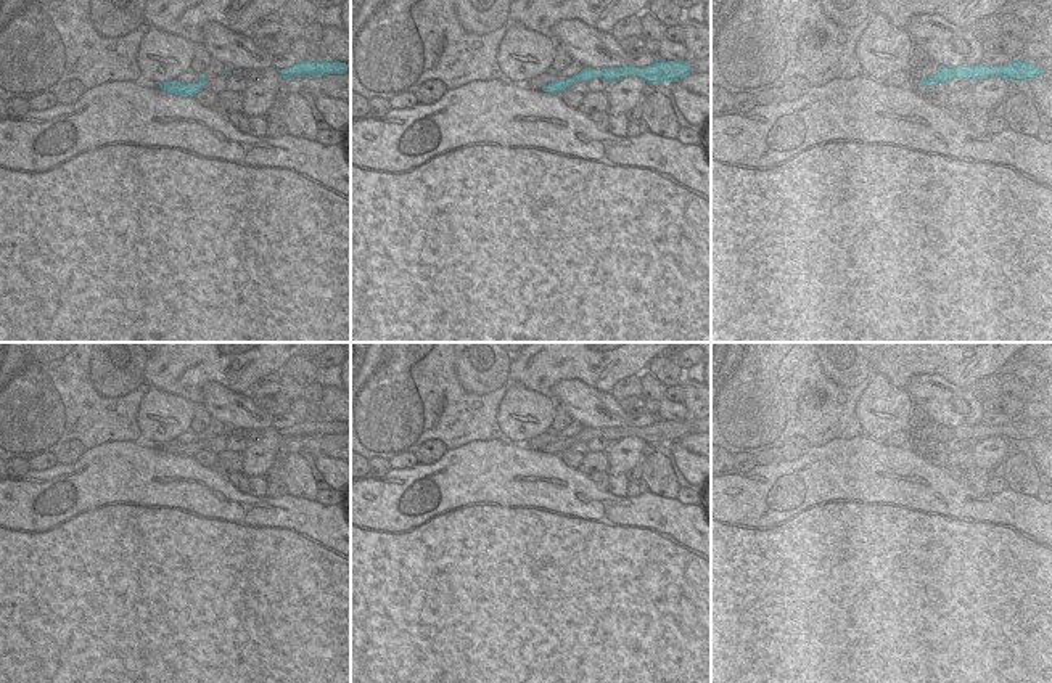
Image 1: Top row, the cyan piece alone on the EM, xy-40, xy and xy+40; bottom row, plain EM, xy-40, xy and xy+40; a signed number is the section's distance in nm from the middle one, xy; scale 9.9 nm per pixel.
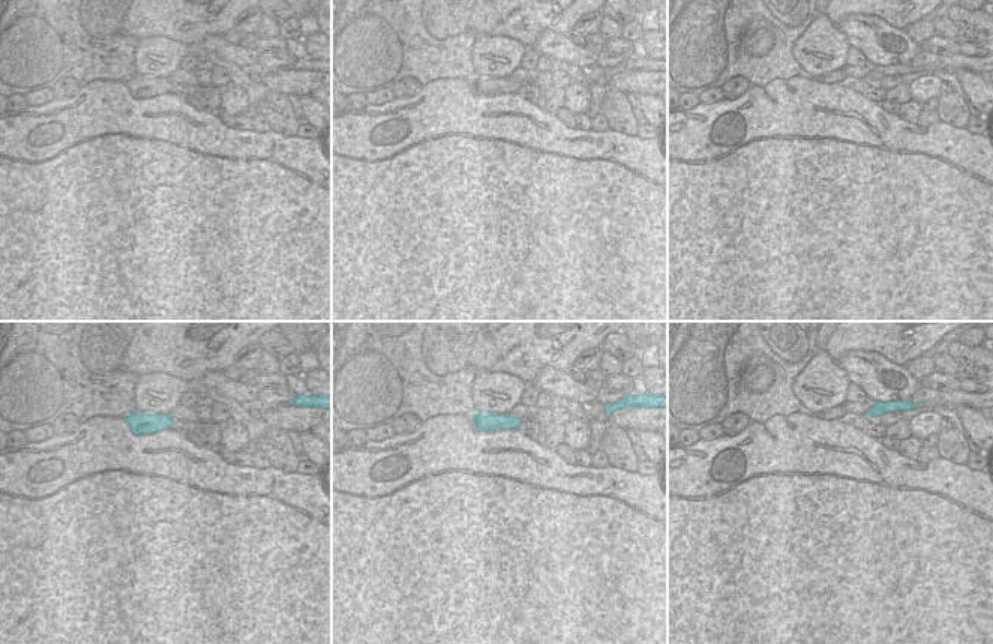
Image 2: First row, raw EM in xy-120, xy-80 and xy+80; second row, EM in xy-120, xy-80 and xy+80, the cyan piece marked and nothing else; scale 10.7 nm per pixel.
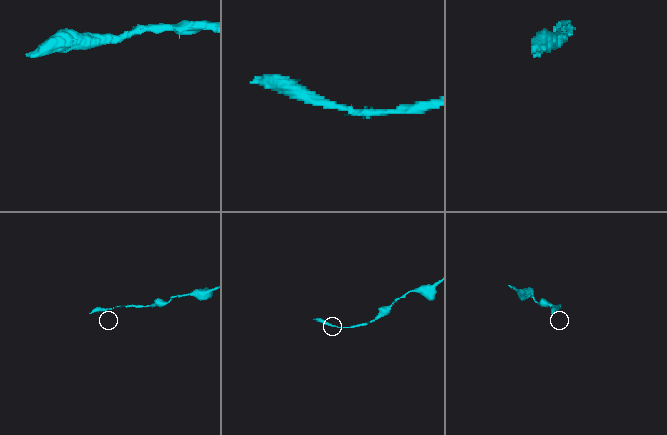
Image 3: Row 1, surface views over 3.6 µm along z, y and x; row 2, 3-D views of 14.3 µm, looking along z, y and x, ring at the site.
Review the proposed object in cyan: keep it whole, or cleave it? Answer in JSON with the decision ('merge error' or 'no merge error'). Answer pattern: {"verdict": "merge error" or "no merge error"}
{"verdict": "no merge error"}

